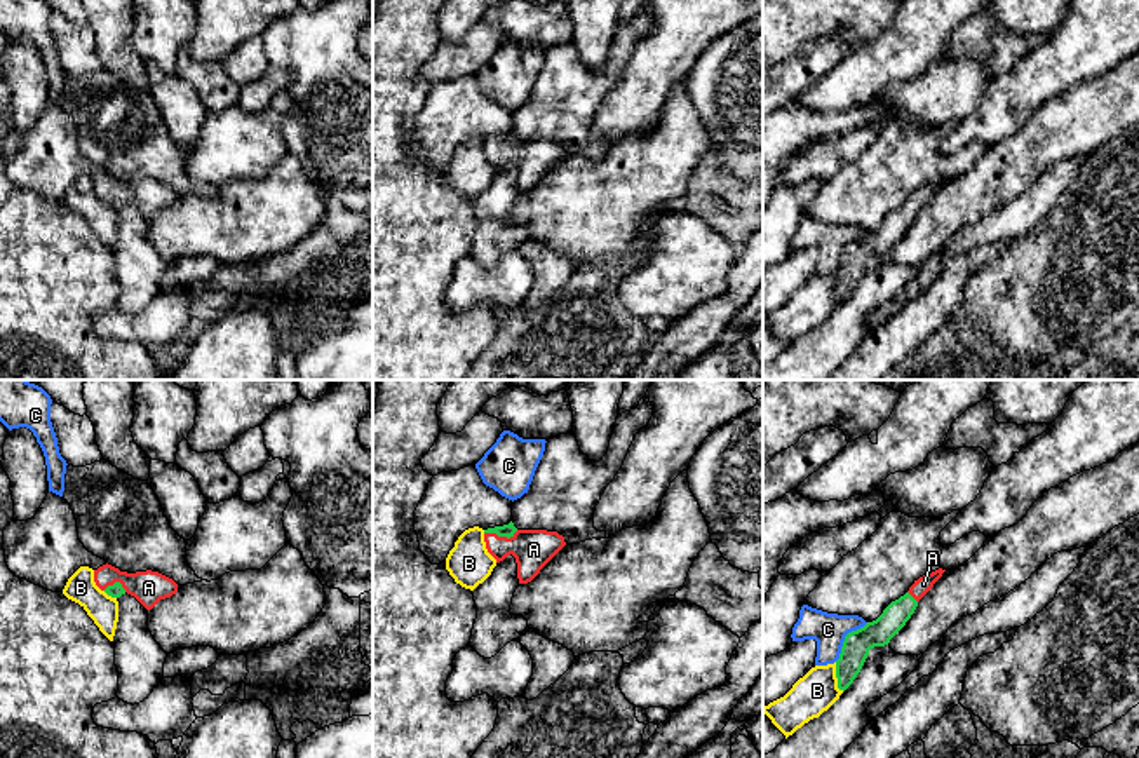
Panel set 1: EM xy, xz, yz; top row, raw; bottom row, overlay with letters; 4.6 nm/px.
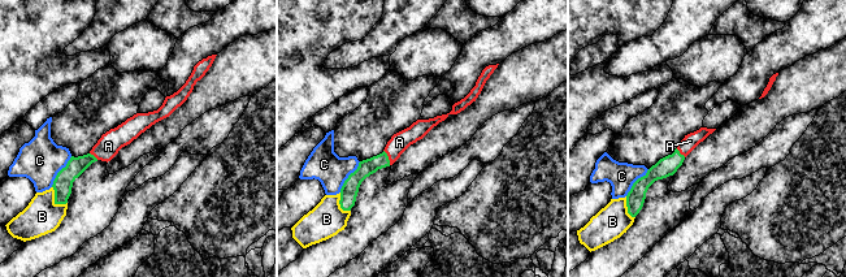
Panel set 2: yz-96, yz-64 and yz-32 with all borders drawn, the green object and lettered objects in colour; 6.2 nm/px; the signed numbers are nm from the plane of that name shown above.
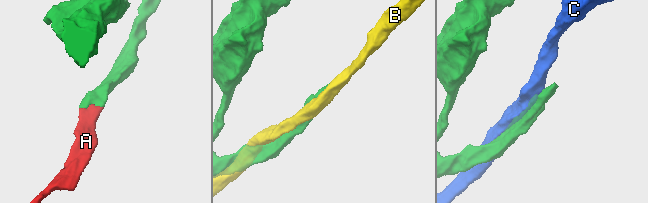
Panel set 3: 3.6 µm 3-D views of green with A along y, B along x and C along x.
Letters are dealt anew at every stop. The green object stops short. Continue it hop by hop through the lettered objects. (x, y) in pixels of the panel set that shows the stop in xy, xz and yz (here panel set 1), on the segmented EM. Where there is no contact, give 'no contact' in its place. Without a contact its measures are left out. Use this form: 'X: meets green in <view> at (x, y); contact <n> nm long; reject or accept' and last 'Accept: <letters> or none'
A: meets green in xz at (500, 535); contact 160 nm long; accept
B: meets green in yz at (836, 676); contact 140 nm long; reject
C: meets green in yz at (845, 638); contact 240 nm long; reject
Accept: A

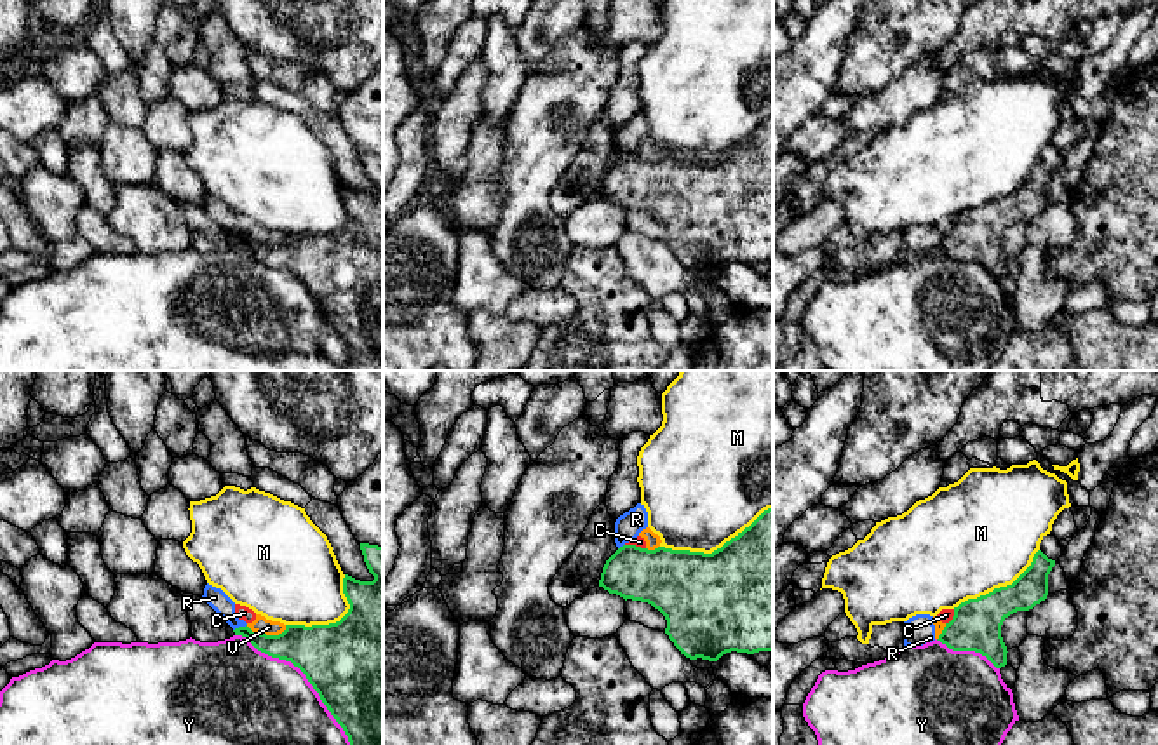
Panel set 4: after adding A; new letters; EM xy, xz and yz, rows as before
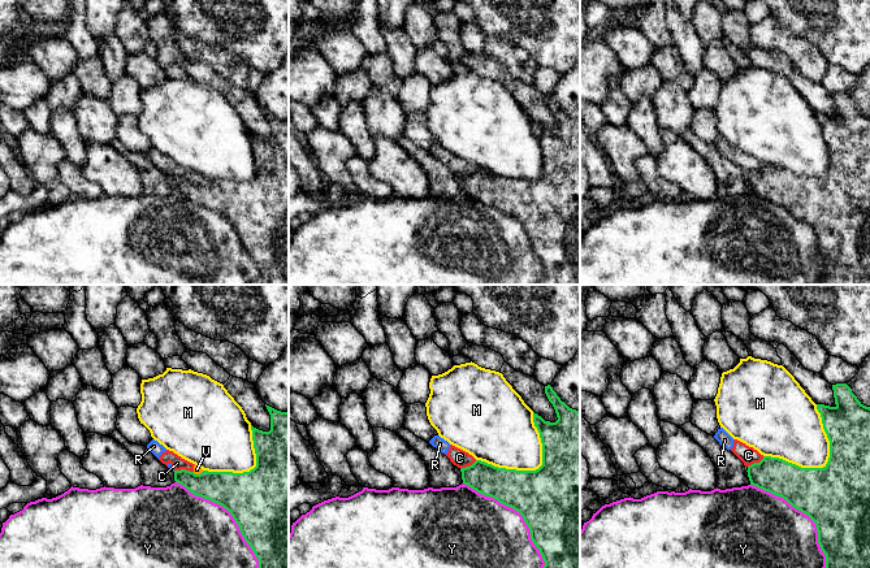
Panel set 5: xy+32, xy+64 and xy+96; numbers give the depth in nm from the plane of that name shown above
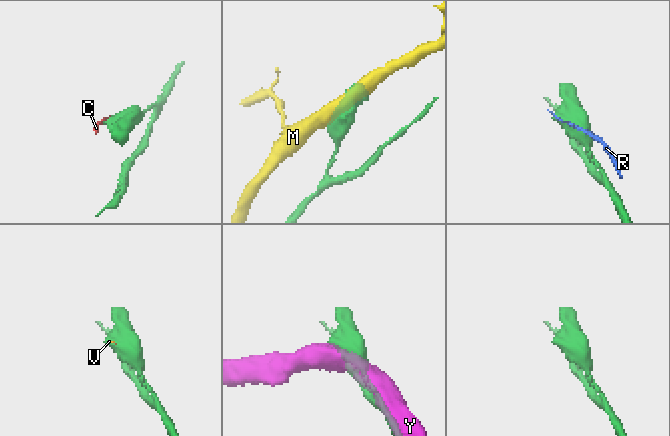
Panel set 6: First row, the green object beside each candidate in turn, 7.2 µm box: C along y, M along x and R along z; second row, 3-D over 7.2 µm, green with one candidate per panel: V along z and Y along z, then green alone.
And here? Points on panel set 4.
C: meets green in yz at (953, 617); contact 80 nm long; reject
M: meets green in xz at (718, 549); contact 550 nm long; reject
R: meets green in xy at (239, 627); contact 70 nm long; reject
V: meets green in xy at (265, 634); contact 190 nm long; reject
Y: meets green in xy at (305, 674); contact 750 nm long; reject
Accept: none

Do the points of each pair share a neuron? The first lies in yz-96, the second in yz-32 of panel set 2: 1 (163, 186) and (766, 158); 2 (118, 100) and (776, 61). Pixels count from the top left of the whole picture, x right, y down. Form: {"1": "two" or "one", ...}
{"1": "two", "2": "two"}

